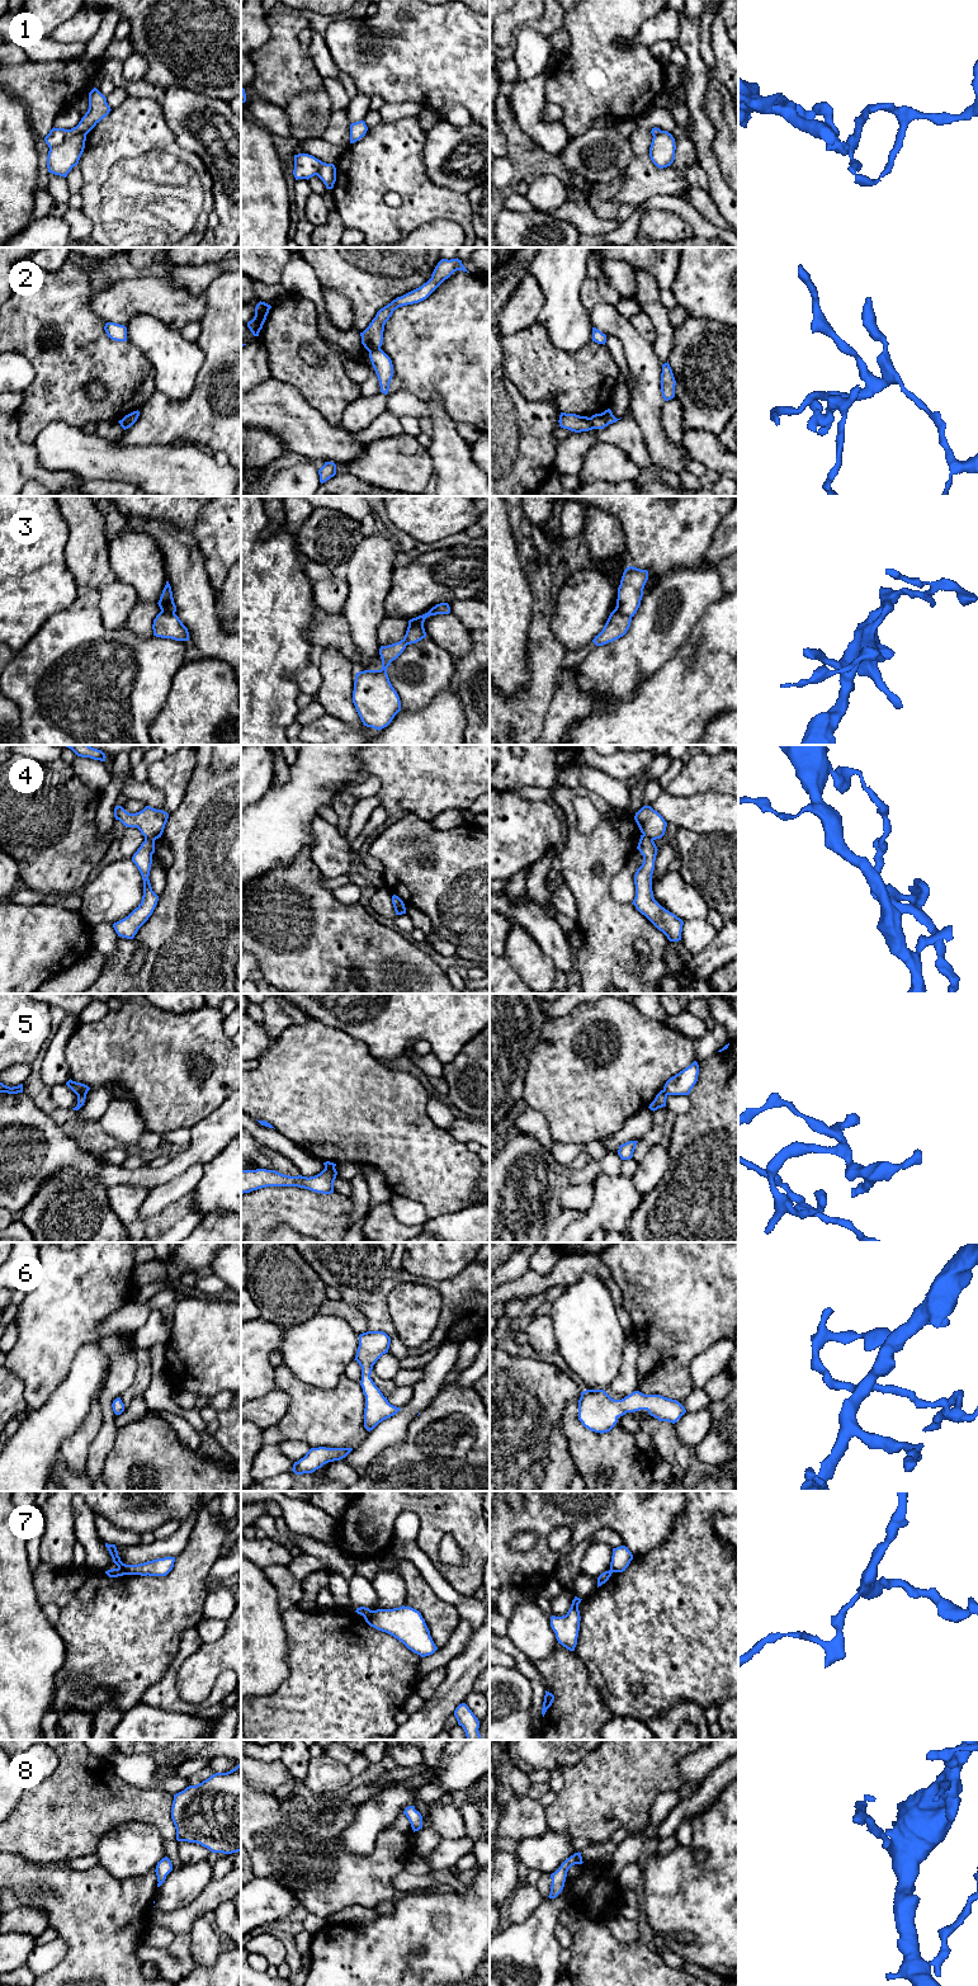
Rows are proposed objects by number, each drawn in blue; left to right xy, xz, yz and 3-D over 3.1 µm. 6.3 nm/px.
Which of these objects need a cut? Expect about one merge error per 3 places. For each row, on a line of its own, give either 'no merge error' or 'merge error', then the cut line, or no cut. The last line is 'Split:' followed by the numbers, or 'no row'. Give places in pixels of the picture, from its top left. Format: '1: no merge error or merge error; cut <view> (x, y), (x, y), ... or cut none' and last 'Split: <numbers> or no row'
1: merge error; cut xy (85, 133), (75, 133), (50, 149)
2: merge error; cut xz (379, 348), (369, 352)
3: no merge error; cut none
4: merge error; cut xy (145, 838), (154, 840)
5: merge error; cut xy (85, 1094), (78, 1095)
6: no merge error; cut none
7: merge error; cut xy (117, 1569), (127, 1574)
8: no merge error; cut none
Split: 1, 2, 4, 5, 7

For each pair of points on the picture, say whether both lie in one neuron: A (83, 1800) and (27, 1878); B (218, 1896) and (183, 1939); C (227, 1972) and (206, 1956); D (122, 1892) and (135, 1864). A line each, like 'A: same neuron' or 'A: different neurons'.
A: different neurons
B: different neurons
C: different neurons
D: different neurons

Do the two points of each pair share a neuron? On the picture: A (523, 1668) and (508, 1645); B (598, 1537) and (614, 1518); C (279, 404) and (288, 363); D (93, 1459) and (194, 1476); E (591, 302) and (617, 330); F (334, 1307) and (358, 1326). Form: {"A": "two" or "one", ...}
{"A": "one", "B": "two", "C": "two", "D": "two", "E": "one", "F": "one"}

